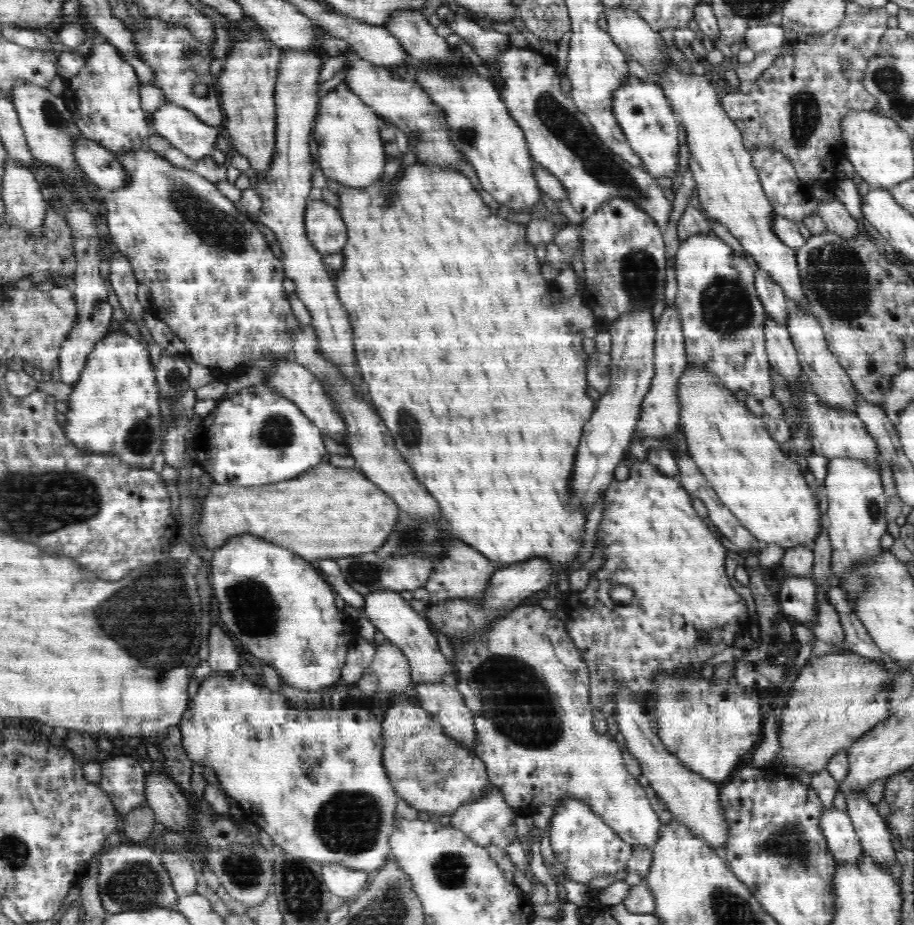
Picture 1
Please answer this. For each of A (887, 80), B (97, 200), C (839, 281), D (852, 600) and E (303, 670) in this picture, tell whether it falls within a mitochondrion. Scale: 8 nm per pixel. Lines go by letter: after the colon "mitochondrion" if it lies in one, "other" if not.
A: mitochondrion
B: other
C: mitochondrion
D: other
E: other

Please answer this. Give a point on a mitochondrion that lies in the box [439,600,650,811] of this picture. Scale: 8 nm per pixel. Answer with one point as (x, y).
(523, 709)

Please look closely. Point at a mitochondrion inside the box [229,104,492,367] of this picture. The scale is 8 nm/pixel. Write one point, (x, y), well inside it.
(467, 138)

